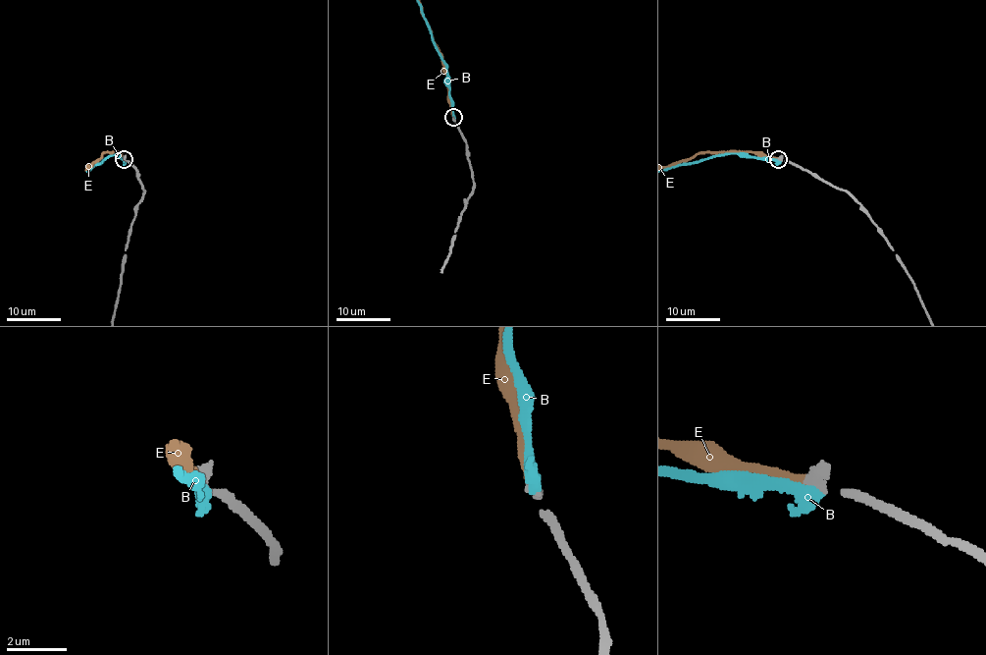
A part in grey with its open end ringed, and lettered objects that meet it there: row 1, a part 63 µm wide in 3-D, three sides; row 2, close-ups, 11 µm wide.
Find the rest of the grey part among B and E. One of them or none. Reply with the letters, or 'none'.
E

